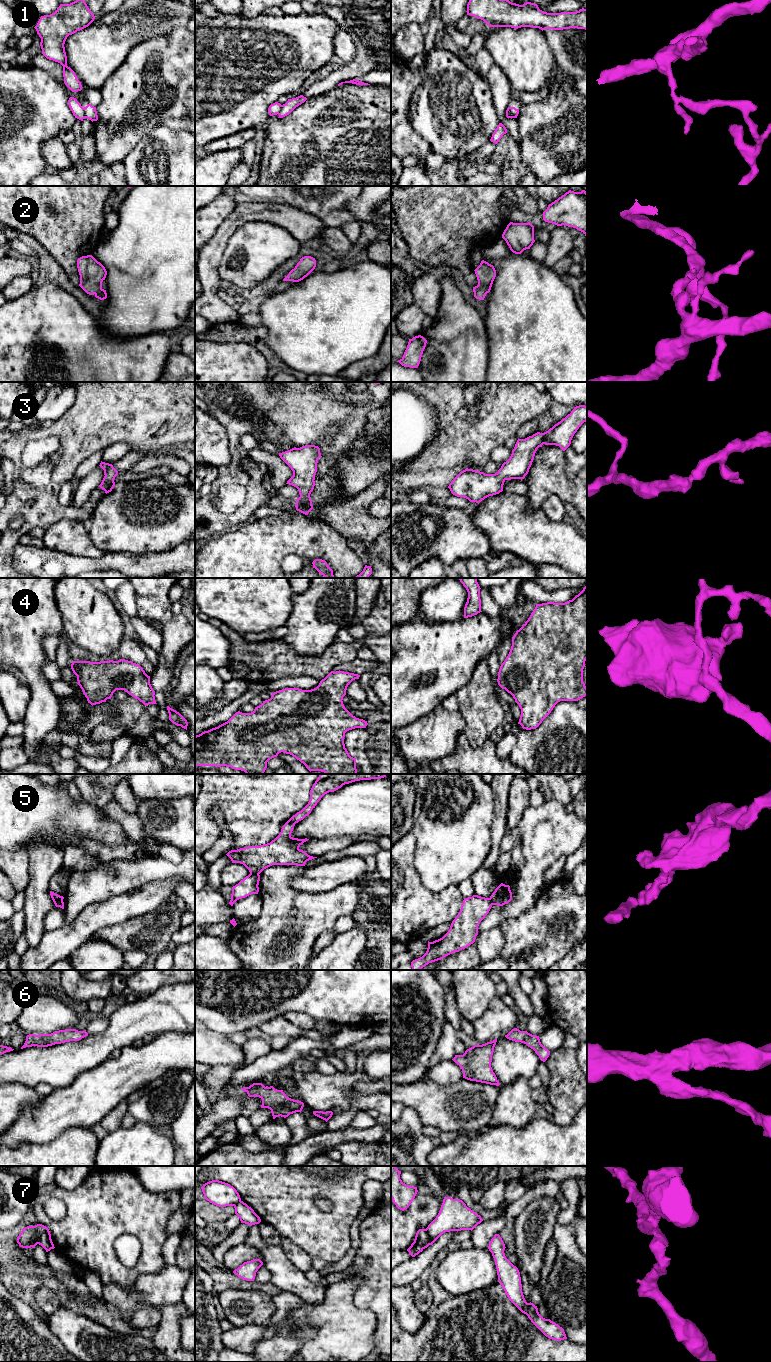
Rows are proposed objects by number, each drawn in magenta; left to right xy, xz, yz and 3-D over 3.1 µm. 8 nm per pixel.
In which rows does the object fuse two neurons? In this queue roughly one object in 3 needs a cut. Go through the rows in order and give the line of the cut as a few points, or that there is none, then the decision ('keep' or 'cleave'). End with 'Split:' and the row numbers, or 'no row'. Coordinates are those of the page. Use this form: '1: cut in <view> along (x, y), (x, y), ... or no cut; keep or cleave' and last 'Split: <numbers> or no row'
1: cut in xy along (82, 108), (86, 117); cleave
2: no cut; keep
3: no cut; keep
4: no cut; keep
5: cut in xz along (250, 872), (258, 874); cleave
6: no cut; keep
7: cut in yz along (427, 1228), (428, 1239), (423, 1248); cleave
Split: 1, 5, 7

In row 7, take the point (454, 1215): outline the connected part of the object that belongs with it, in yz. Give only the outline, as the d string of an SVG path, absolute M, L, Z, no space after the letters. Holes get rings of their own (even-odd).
M444 1197L436 1218L428 1225L428 1240L424 1249L432 1245L443 1233L450 1231L473 1230L483 1221L460 1199Z

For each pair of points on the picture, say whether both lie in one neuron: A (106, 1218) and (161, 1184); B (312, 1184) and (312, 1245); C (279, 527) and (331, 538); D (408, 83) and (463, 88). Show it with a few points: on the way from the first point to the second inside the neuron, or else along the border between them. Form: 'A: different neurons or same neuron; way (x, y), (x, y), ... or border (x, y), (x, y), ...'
A: different neurons; border (136, 1176), (148, 1190), (175, 1190)
B: same neuron; way (309, 1199), (309, 1227), (312, 1230)
C: same neuron; way (292, 535), (316, 536), (318, 538)
D: different neurons; border (426, 61), (421, 83), (414, 91), (409, 105)

